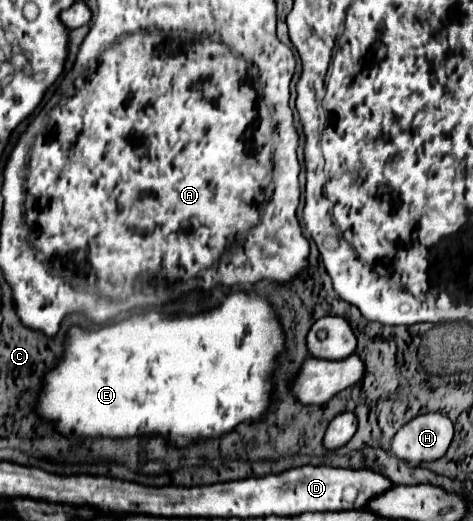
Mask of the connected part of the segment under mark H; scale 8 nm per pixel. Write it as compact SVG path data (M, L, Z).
M436 412L420 414L416 420L410 420L396 432L390 452L410 464L422 464L430 460L438 460L448 450L454 428L446 416Z

